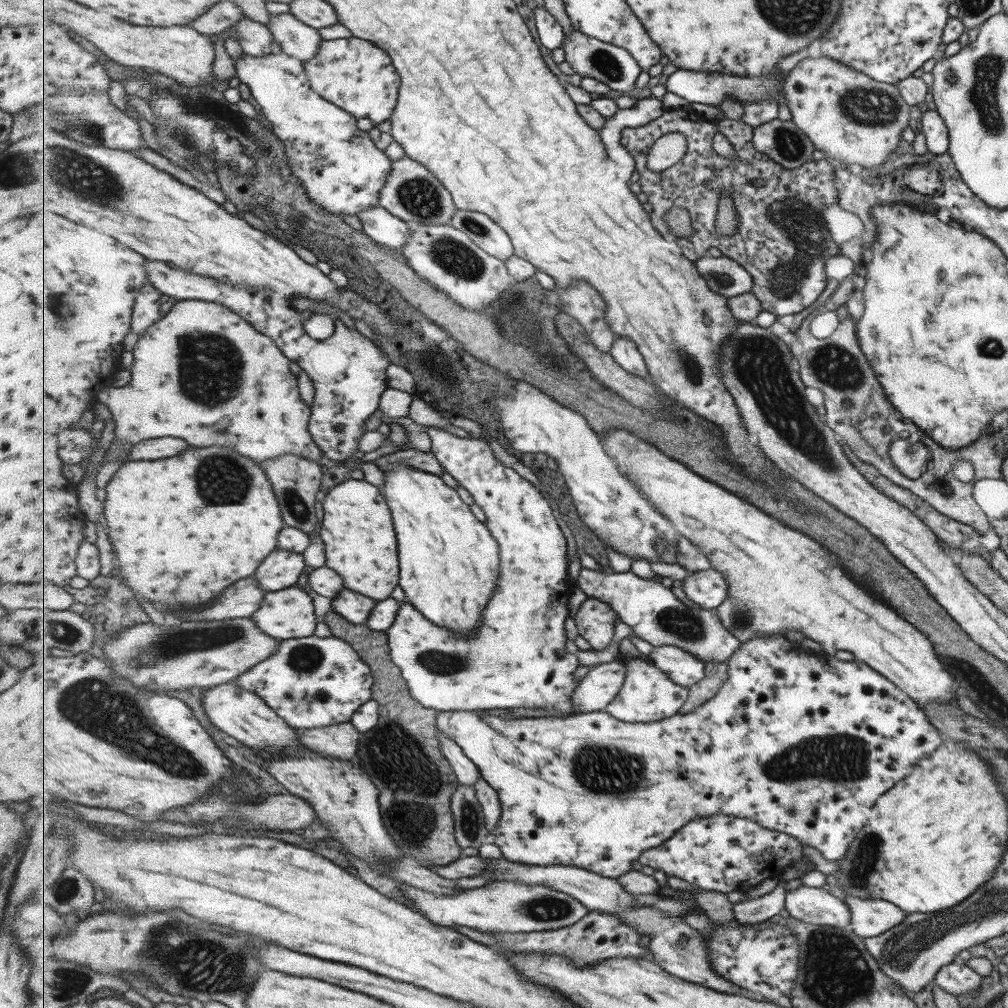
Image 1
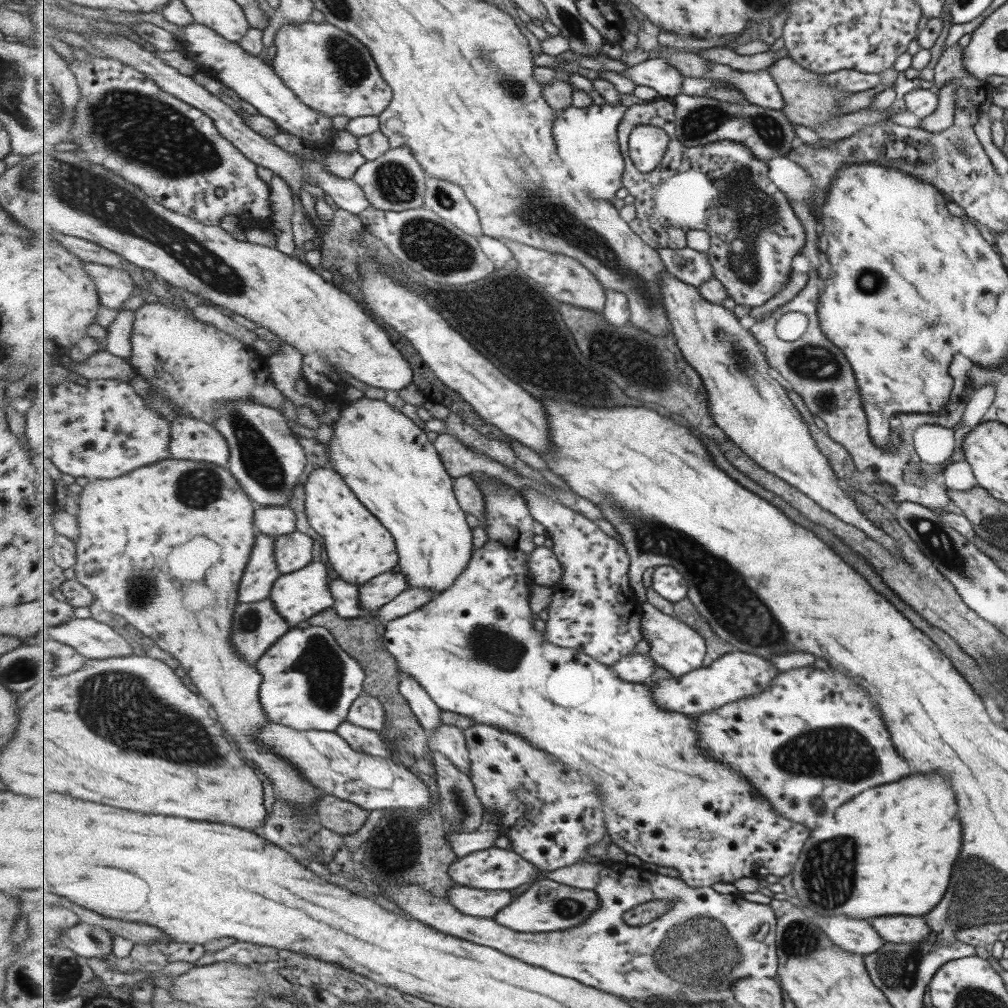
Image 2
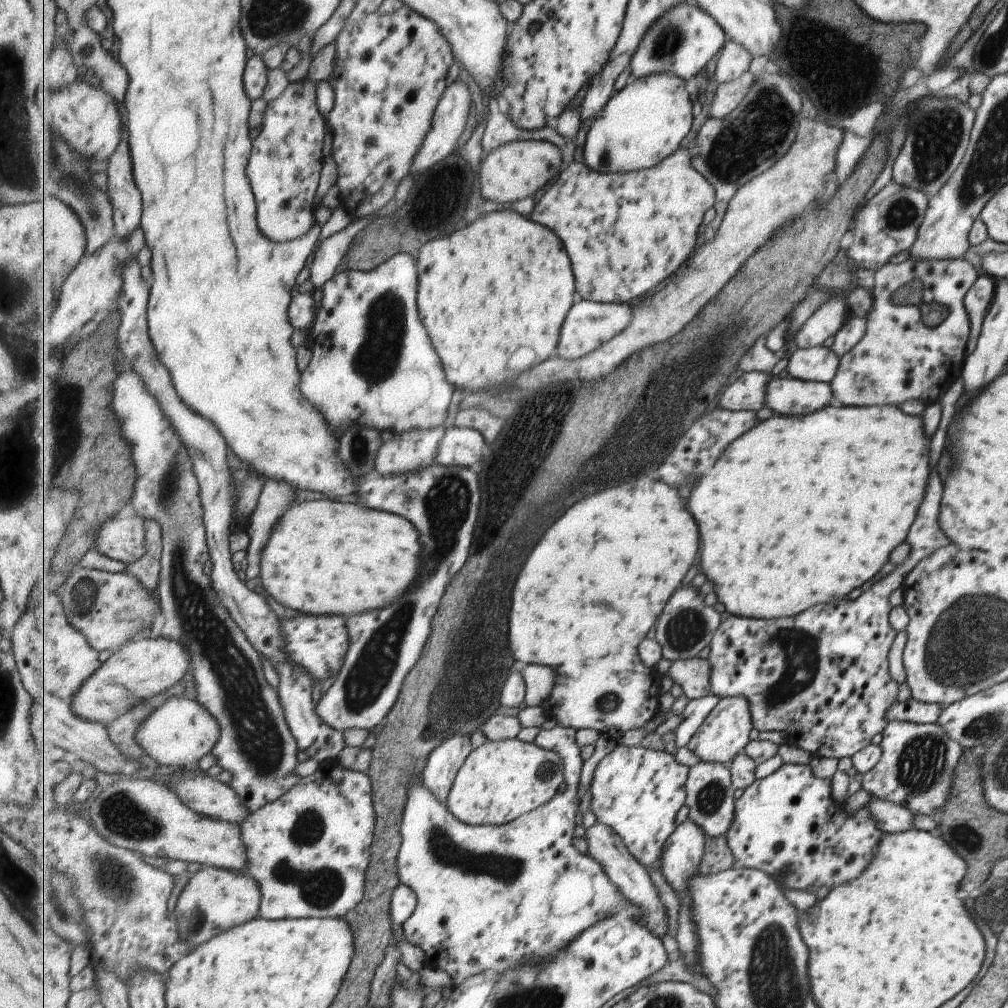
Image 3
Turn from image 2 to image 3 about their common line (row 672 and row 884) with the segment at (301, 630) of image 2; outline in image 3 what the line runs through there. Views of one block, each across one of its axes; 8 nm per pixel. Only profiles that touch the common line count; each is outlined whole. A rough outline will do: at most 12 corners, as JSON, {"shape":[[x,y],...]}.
{"shape":[[325,761],[243,822],[265,920],[364,899],[368,773]]}

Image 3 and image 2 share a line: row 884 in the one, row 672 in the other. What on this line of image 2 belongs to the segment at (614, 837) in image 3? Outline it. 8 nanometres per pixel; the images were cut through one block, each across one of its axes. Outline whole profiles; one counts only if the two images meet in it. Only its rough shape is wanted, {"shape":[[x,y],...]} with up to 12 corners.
{"shape":[[649,652],[633,653],[612,665],[619,678],[645,683],[658,662]]}

